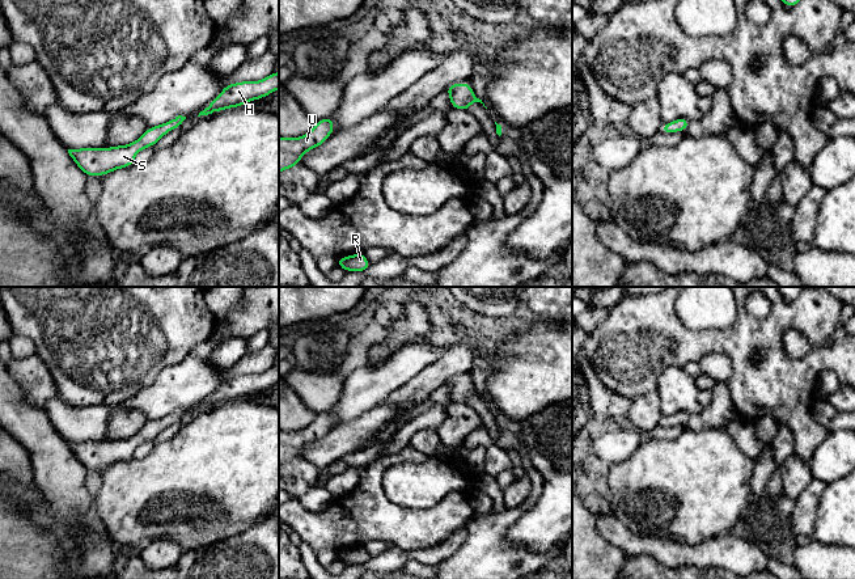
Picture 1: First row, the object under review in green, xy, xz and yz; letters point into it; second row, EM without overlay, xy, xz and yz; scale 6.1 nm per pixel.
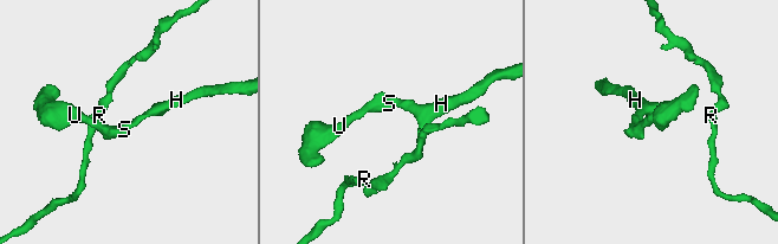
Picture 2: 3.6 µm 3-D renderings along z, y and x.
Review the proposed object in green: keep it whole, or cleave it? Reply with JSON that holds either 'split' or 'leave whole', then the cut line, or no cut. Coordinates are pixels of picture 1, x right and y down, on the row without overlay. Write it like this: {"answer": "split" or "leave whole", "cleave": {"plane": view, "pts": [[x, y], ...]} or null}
{"answer": "leave whole", "cleave": null}

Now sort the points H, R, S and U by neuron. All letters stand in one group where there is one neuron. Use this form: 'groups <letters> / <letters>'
groups H R S U

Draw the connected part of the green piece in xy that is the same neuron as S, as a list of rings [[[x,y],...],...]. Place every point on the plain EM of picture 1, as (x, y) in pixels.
[[[178,409],[166,417],[148,420],[137,434],[127,439],[68,443],[68,447],[86,470],[102,470],[117,462],[134,458],[134,452],[141,443],[155,440],[169,424],[179,422],[185,413],[186,410]]]

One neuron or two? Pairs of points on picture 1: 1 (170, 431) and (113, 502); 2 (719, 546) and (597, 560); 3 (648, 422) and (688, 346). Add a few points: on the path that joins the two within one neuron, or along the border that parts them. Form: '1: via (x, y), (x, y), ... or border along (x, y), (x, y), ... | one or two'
1: border along (182, 426), (174, 435), (155, 444) | two
2: border along (601, 535), (626, 554) | two
3: border along (656, 391), (639, 394), (631, 401) | two

